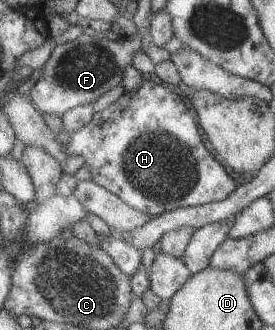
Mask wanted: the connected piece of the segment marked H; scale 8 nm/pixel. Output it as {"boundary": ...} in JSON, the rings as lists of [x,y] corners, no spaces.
{"boundary":[[[145,77],[145,82],[137,91],[123,94],[106,110],[94,114],[93,121],[79,131],[63,129],[58,134],[59,141],[66,145],[70,155],[81,155],[85,159],[92,171],[91,179],[134,208],[160,216],[179,208],[223,201],[239,187],[231,173],[205,147],[199,131],[199,119],[195,119],[193,111],[187,109],[183,97],[173,93],[159,79]]]}

